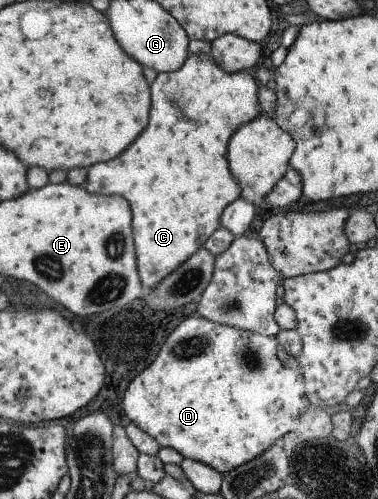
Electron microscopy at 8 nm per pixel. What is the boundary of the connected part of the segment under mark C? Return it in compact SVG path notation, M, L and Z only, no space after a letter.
M211 53L189 54L179 70L157 73L150 85L150 123L140 137L120 157L108 163L95 163L88 169L84 185L88 193L122 195L132 207L137 270L144 289L152 289L202 248L208 237L221 227L224 208L241 197L241 187L228 169L226 147L240 126L263 114L257 96L259 85L248 71L224 71Z

